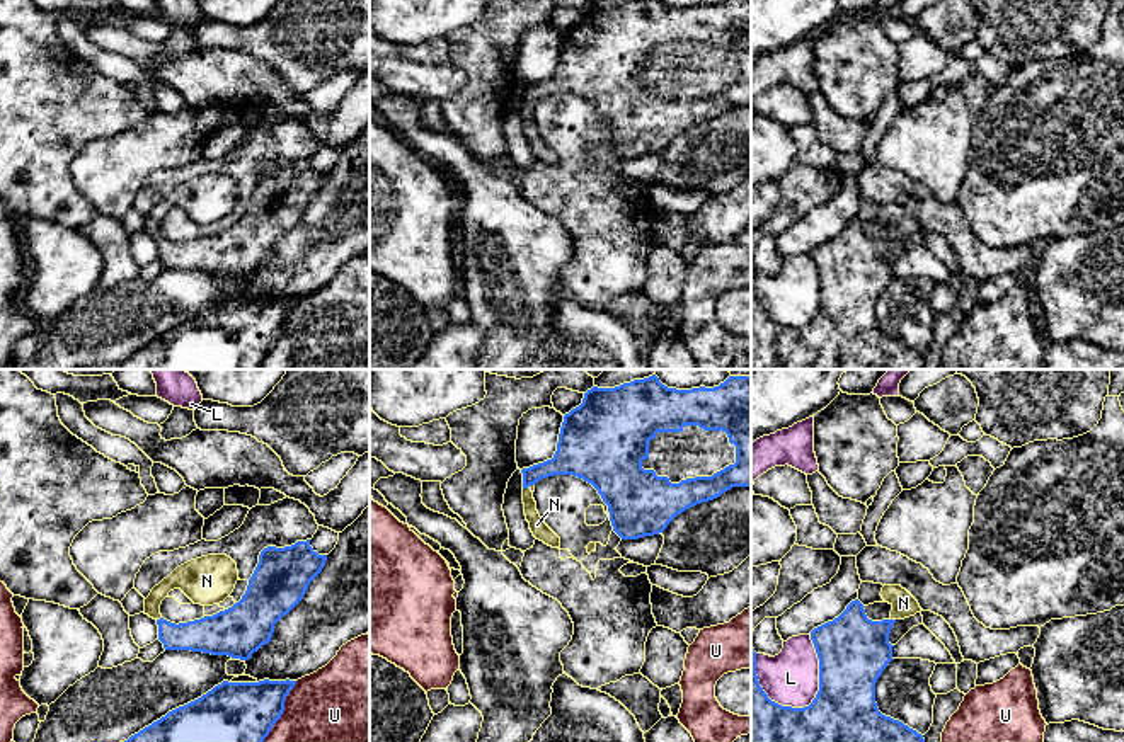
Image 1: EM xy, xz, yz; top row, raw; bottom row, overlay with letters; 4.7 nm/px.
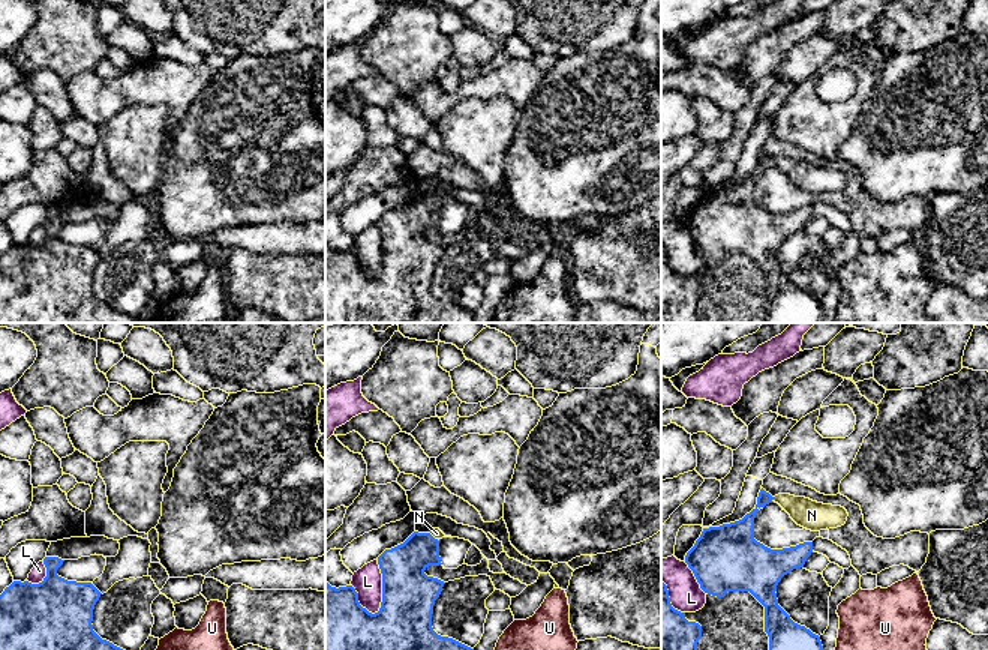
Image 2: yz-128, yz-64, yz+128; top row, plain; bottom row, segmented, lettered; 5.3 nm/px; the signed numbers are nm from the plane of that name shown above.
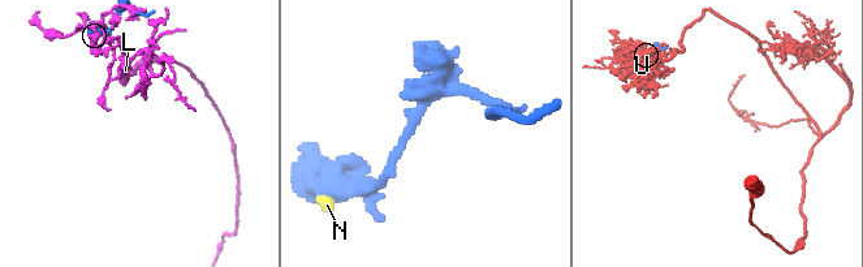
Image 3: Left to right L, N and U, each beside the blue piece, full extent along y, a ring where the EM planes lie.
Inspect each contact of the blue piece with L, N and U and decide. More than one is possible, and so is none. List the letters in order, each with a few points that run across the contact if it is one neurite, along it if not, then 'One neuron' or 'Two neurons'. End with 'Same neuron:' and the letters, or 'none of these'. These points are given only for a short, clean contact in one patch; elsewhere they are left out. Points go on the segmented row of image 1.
L: Two neurons
N: One neuron
U: Two neurons
Same neuron: N

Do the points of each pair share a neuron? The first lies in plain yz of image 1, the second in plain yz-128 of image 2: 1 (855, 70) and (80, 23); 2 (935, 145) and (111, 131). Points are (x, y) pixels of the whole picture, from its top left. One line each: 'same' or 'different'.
1: same
2: same

